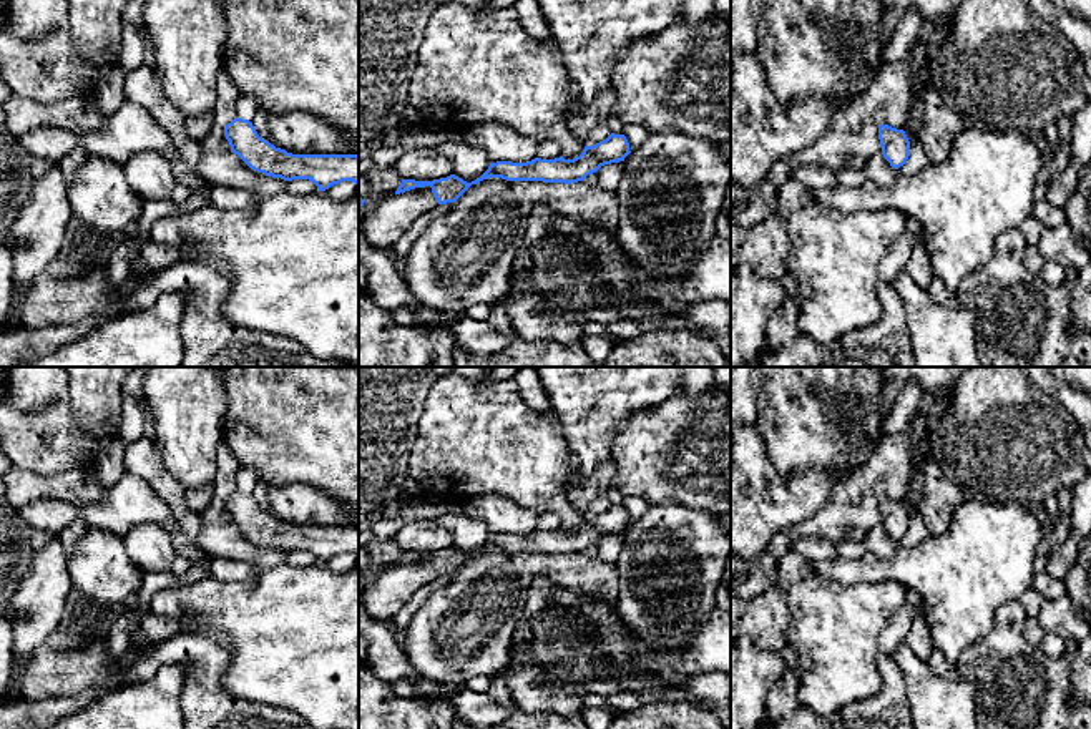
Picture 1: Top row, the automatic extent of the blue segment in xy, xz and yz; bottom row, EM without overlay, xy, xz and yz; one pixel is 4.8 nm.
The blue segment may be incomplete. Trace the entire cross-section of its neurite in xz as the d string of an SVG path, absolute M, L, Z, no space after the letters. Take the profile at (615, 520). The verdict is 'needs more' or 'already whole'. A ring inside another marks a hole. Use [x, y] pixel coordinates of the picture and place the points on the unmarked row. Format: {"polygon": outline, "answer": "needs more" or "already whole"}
{"polygon": "M611 505L606 511L593 516L585 518L583 525L573 531L565 531L563 528L555 531L541 531L535 530L526 535L511 535L511 533L497 533L490 535L488 541L472 555L463 553L462 550L450 546L447 550L433 551L433 553L415 553L415 551L402 551L400 558L397 560L395 566L430 558L432 565L438 576L455 575L472 556L477 556L488 550L501 550L506 553L543 553L543 555L578 555L583 553L588 546L596 545L601 538L624 533L629 526L629 515L624 506Z", "answer": "already whole"}

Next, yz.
{"polygon": "M878 497L878 511L883 530L892 540L898 541L910 528L910 513L903 501L888 497Z", "answer": "already whole"}

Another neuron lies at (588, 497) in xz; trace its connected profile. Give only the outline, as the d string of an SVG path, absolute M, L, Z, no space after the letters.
M611 458L598 463L596 470L581 482L570 485L566 497L570 505L585 518L593 518L611 506L608 492L614 477Z

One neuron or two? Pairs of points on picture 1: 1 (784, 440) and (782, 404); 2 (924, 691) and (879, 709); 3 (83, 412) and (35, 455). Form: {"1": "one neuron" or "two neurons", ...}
{"1": "one neuron", "2": "two neurons", "3": "two neurons"}

